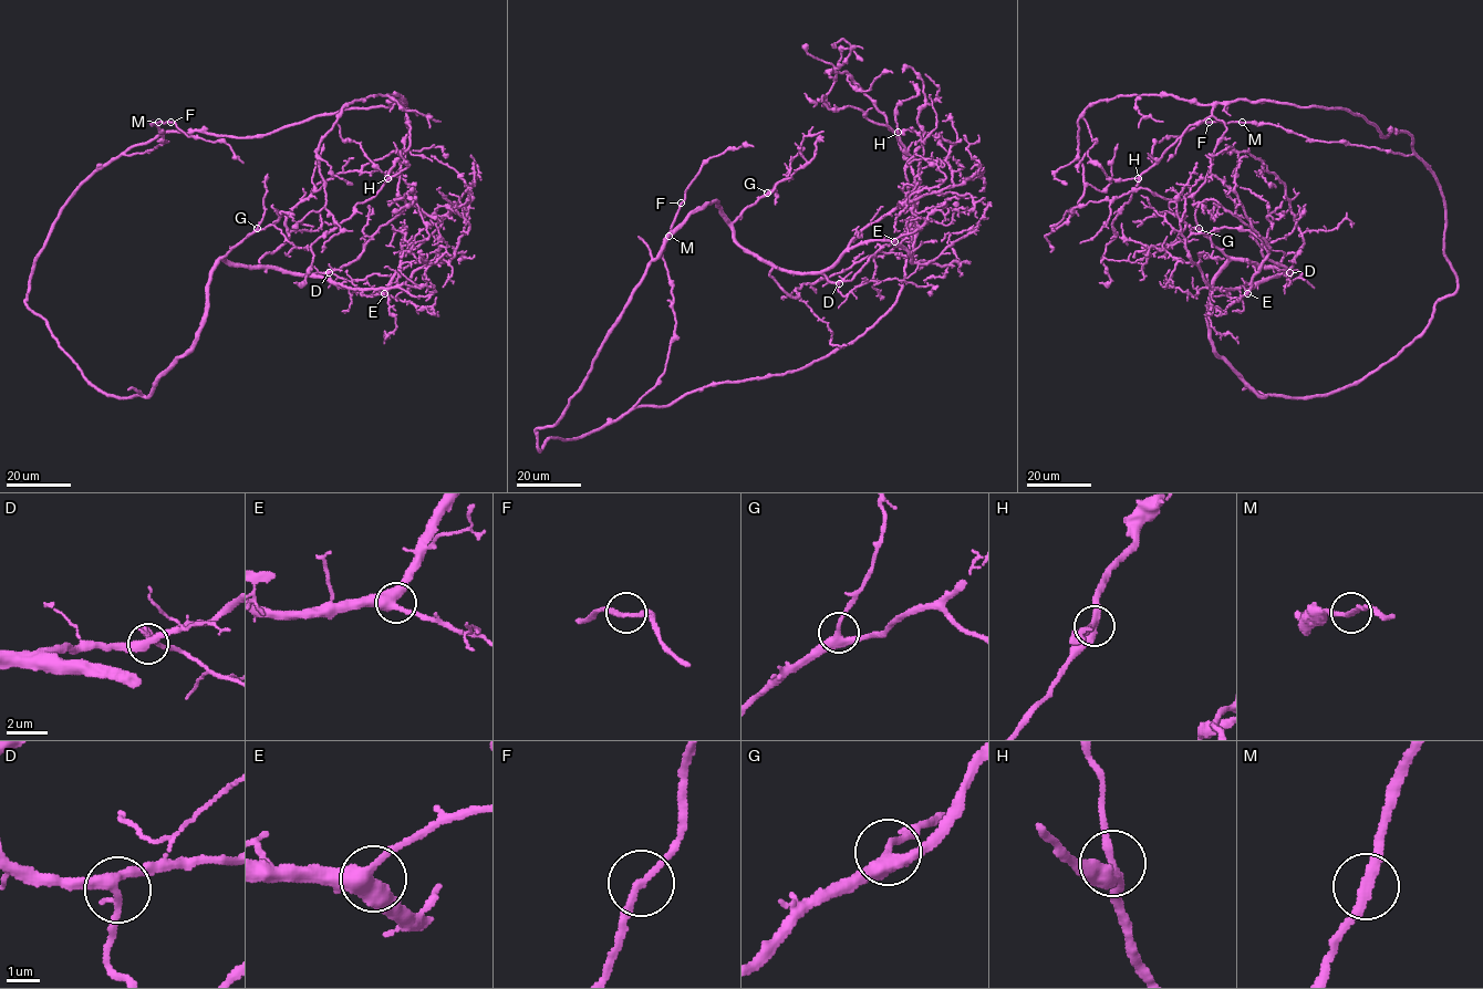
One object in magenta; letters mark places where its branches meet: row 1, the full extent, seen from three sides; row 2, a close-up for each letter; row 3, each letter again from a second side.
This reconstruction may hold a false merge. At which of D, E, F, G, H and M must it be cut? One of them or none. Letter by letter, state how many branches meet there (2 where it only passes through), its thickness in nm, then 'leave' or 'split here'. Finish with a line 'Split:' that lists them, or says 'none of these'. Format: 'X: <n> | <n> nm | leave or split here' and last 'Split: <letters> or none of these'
D: 3 | 320 nm | leave
E: 3 | 440 nm | leave
F: 2 | 180 nm | leave
G: 3 | 340 nm | leave
H: 3 | 320 nm | leave
M: 2 | 220 nm | leave
Split: none of these

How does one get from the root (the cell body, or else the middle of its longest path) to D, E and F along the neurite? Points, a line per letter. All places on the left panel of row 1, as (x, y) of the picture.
D: (30, 287), (27, 305), (97, 391), (117, 397), (147, 397), (196, 339), (210, 270), (219, 260), (329, 272)
E: (30, 287), (27, 305), (83, 376), (117, 397), (147, 397), (190, 347), (219, 260), (384, 293)
F: (30, 287), (33, 263), (71, 194), (121, 154), (143, 153), (166, 142), (157, 126), (152, 124), (170, 122)

